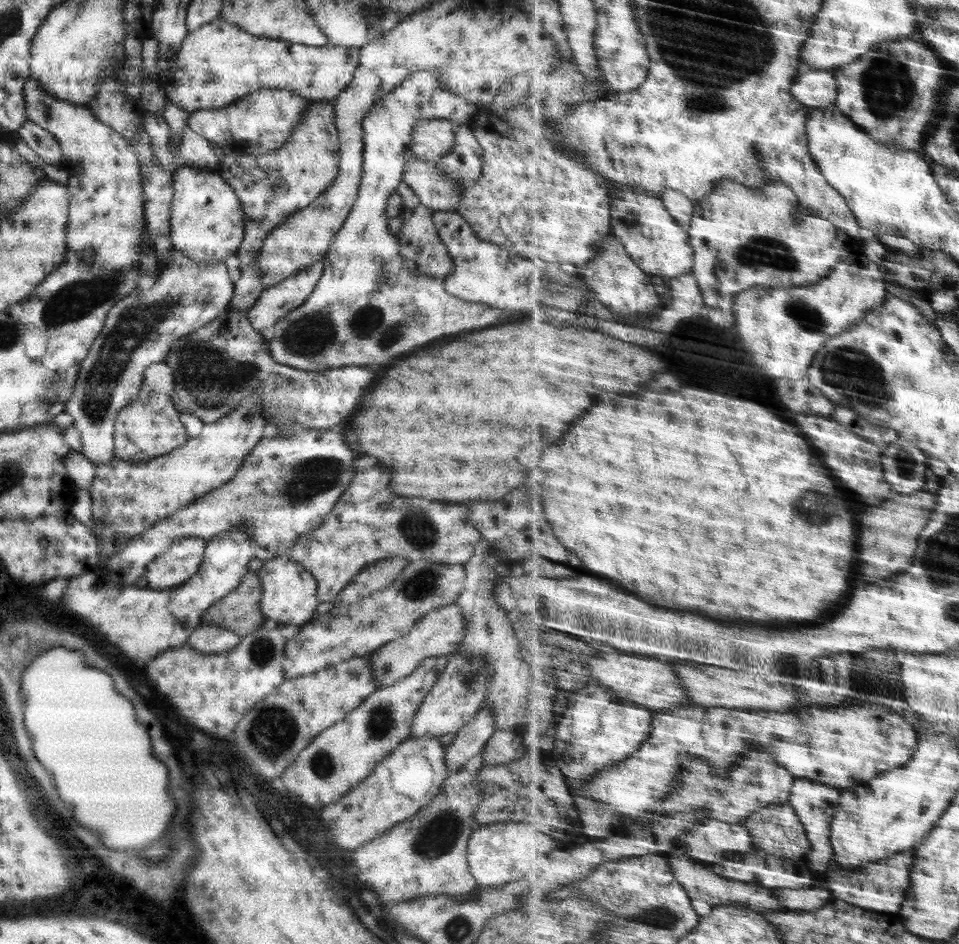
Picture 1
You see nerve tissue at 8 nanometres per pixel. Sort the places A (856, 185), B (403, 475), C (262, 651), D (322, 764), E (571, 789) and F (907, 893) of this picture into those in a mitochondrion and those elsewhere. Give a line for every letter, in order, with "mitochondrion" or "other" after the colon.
A: other
B: other
C: mitochondrion
D: mitochondrion
E: other
F: other

